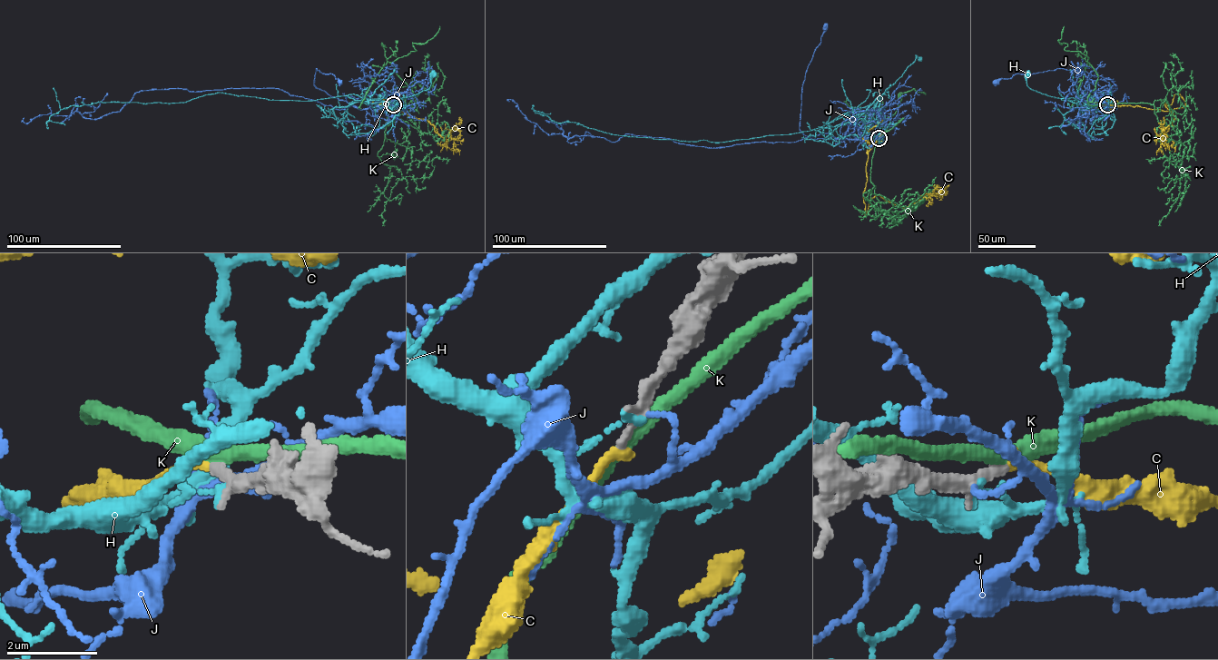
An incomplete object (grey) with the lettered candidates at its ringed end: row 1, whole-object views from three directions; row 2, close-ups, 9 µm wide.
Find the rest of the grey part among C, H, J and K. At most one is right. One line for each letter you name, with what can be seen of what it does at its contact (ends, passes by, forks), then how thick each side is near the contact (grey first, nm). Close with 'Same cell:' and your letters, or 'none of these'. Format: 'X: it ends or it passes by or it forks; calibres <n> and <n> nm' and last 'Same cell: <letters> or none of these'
C: it ends; calibres 140 and 240 nm
Same cell: C

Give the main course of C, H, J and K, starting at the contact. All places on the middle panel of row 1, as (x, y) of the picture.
C: (879, 138), (868, 152), (865, 216), (870, 199), (877, 195), (906, 207), (945, 187)
H: (879, 137), (869, 133), (864, 123), (865, 115), (915, 58), (919, 58)
J: (879, 137), (894, 127), (891, 124), (864, 140), (811, 139), (800, 130), (805, 74), (826, 27)
K: (879, 137), (871, 160), (873, 187), (863, 196), (883, 213), (888, 211), (872, 206), (868, 191)

